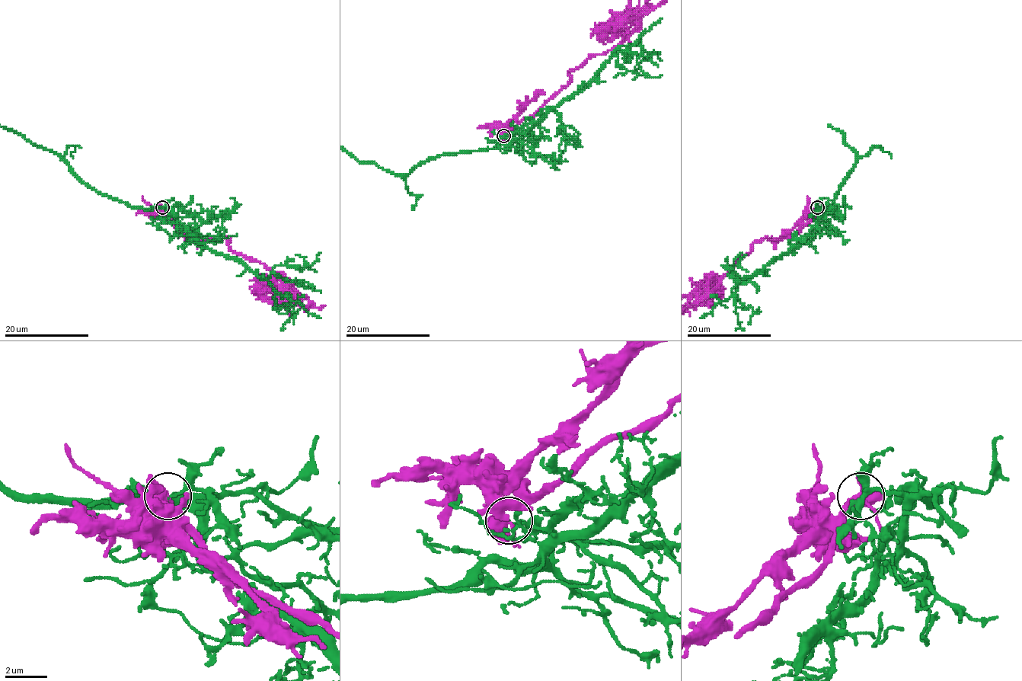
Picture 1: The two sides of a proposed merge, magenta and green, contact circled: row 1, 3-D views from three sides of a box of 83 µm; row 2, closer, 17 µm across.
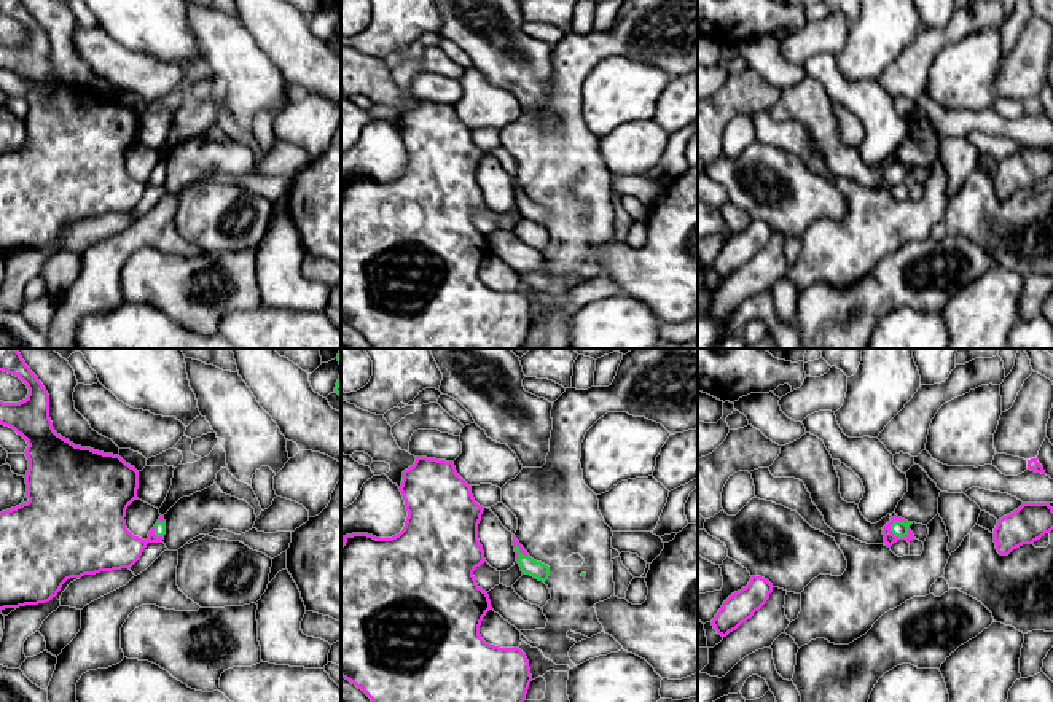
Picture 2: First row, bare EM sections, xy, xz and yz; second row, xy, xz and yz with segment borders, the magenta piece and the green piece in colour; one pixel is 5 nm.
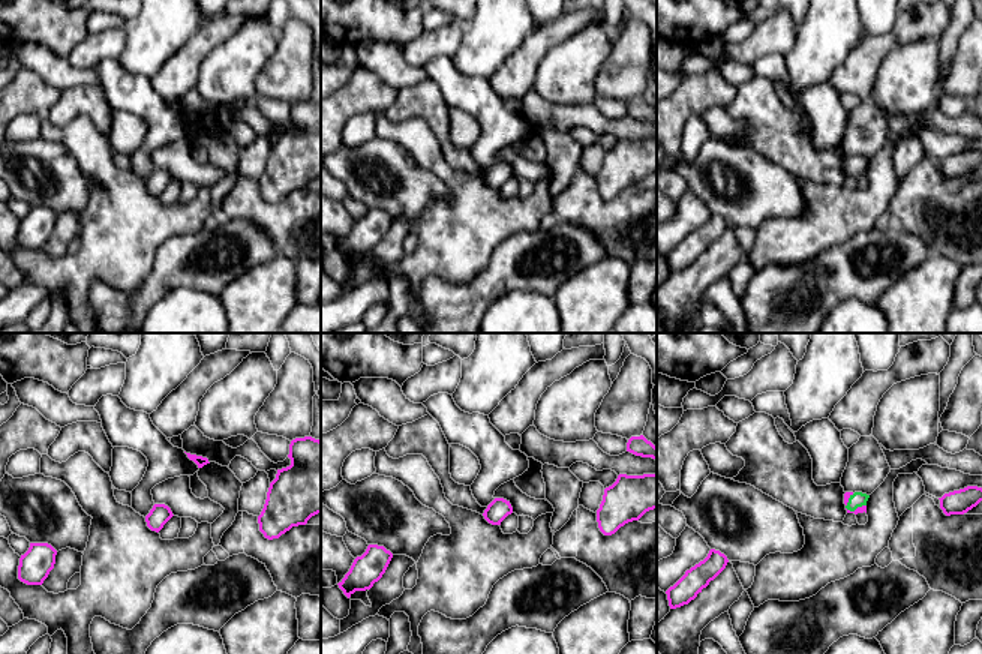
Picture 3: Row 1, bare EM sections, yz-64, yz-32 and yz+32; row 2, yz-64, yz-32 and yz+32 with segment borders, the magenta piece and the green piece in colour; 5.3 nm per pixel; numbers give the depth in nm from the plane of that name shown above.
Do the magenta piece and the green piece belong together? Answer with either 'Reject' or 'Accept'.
Reject

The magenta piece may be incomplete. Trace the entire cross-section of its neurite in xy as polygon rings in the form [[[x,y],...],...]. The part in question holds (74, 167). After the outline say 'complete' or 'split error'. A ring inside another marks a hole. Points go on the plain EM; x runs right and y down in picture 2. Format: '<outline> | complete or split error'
[[[0,0],[0,14],[19,21],[29,32],[27,41],[19,46],[0,45],[0,67],[13,72],[29,88],[24,96],[29,103],[29,145],[0,156],[0,253],[5,253],[46,247],[70,221],[131,212],[148,186],[161,186],[164,180],[156,180],[153,170],[148,181],[142,183],[126,170],[126,153],[137,143],[139,115],[119,99],[75,89],[57,78],[49,62],[49,38],[22,0]]] | complete

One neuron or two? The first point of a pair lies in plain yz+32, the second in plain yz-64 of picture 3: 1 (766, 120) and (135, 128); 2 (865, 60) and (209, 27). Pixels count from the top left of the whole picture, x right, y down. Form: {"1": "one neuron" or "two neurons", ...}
{"1": "two neurons", "2": "one neuron"}

